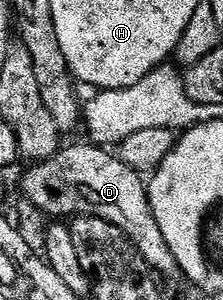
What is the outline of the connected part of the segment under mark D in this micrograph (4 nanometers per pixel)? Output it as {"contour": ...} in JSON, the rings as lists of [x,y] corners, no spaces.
{"contour":[[[84,142],[60,147],[59,151],[48,158],[30,165],[31,168],[23,176],[23,196],[39,212],[44,212],[51,218],[74,218],[80,216],[96,216],[109,222],[119,229],[122,235],[135,241],[136,245],[159,244],[163,235],[161,230],[153,226],[151,219],[151,203],[147,197],[148,185],[140,173],[120,160],[114,151],[106,147]]]}

